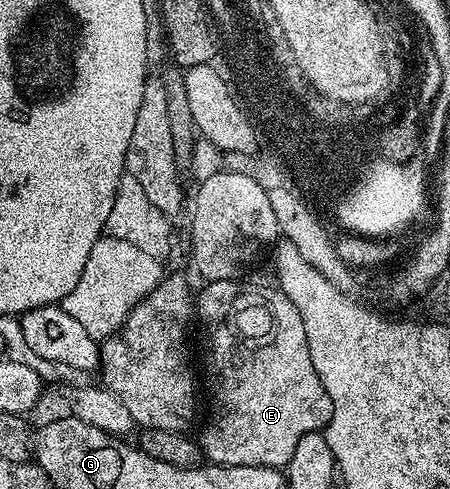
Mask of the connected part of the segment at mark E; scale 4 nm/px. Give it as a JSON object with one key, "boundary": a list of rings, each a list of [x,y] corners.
{"boundary":[[[239,279],[235,280],[210,280],[203,286],[204,289],[197,291],[194,296],[194,316],[200,324],[204,327],[204,372],[208,375],[208,388],[212,391],[212,413],[208,416],[208,425],[201,430],[200,436],[198,435],[198,443],[203,452],[211,463],[225,464],[226,466],[266,466],[267,468],[283,469],[290,462],[290,458],[294,458],[294,449],[298,447],[298,441],[306,438],[306,434],[311,432],[318,432],[327,429],[330,418],[332,417],[332,403],[330,402],[330,394],[326,394],[326,386],[322,386],[322,378],[318,378],[318,370],[314,370],[314,366],[310,362],[310,346],[306,342],[306,326],[302,326],[302,314],[298,314],[298,310],[294,306],[294,302],[290,302],[290,298],[286,298],[283,292],[272,288],[259,288],[256,284],[240,284]]]}

